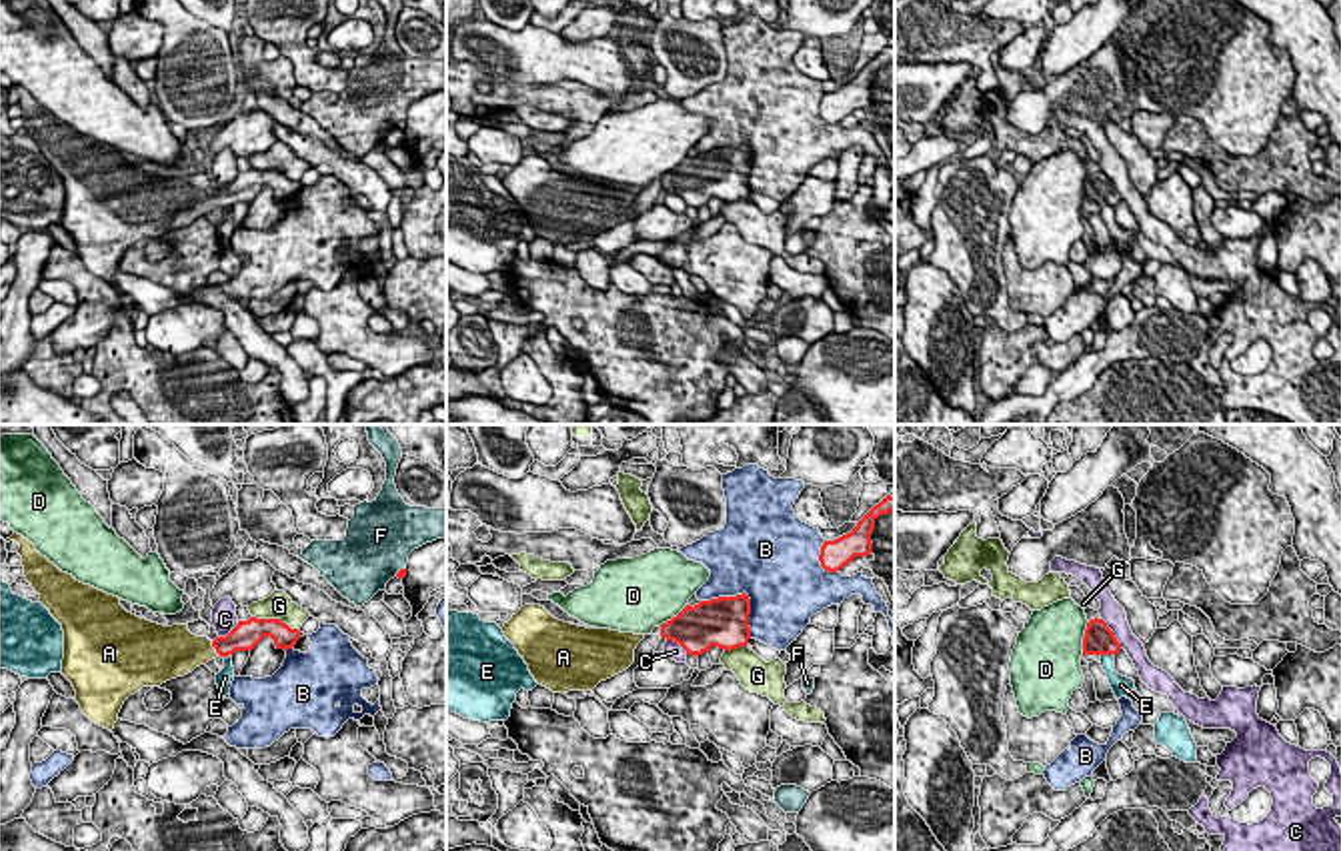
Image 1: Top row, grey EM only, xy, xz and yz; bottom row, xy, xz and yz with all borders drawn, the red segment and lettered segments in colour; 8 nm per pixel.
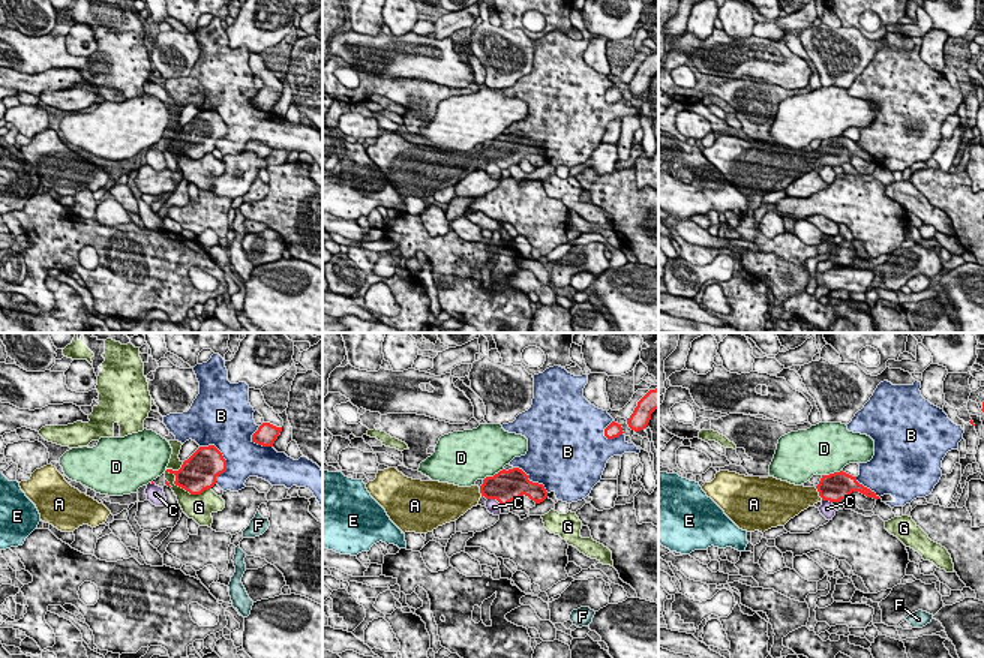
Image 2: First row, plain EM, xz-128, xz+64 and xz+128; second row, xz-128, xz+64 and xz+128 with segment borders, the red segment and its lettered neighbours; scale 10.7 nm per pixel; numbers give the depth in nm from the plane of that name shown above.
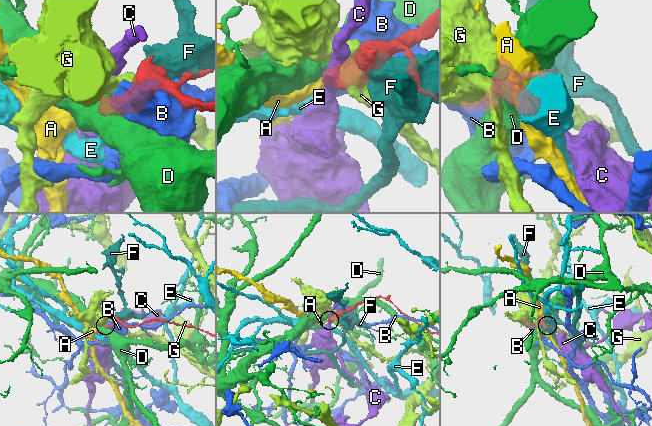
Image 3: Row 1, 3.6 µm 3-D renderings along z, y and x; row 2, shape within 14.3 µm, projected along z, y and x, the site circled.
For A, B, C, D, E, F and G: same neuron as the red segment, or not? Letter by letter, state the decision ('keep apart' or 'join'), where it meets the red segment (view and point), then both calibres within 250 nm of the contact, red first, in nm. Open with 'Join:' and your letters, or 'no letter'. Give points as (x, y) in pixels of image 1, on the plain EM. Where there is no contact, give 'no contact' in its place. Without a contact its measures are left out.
Join: A
A: join; contact xy (213, 197); calibres 220 and 320 nm
B: keep apart; contact xz (745, 145); calibres 360 and 500 nm
C: keep apart; contact yz (1113, 185); calibres 240 and 190 nm
D: keep apart; contact yz (1083, 189); calibres 240 and 480 nm
E: keep apart; contact yz (1107, 205); calibres 240 and 130 nm
F: keep apart; contact xy (399, 123); calibres 70 and 500 nm
G: keep apart; contact xy (277, 171); calibres 200 and 220 nm

